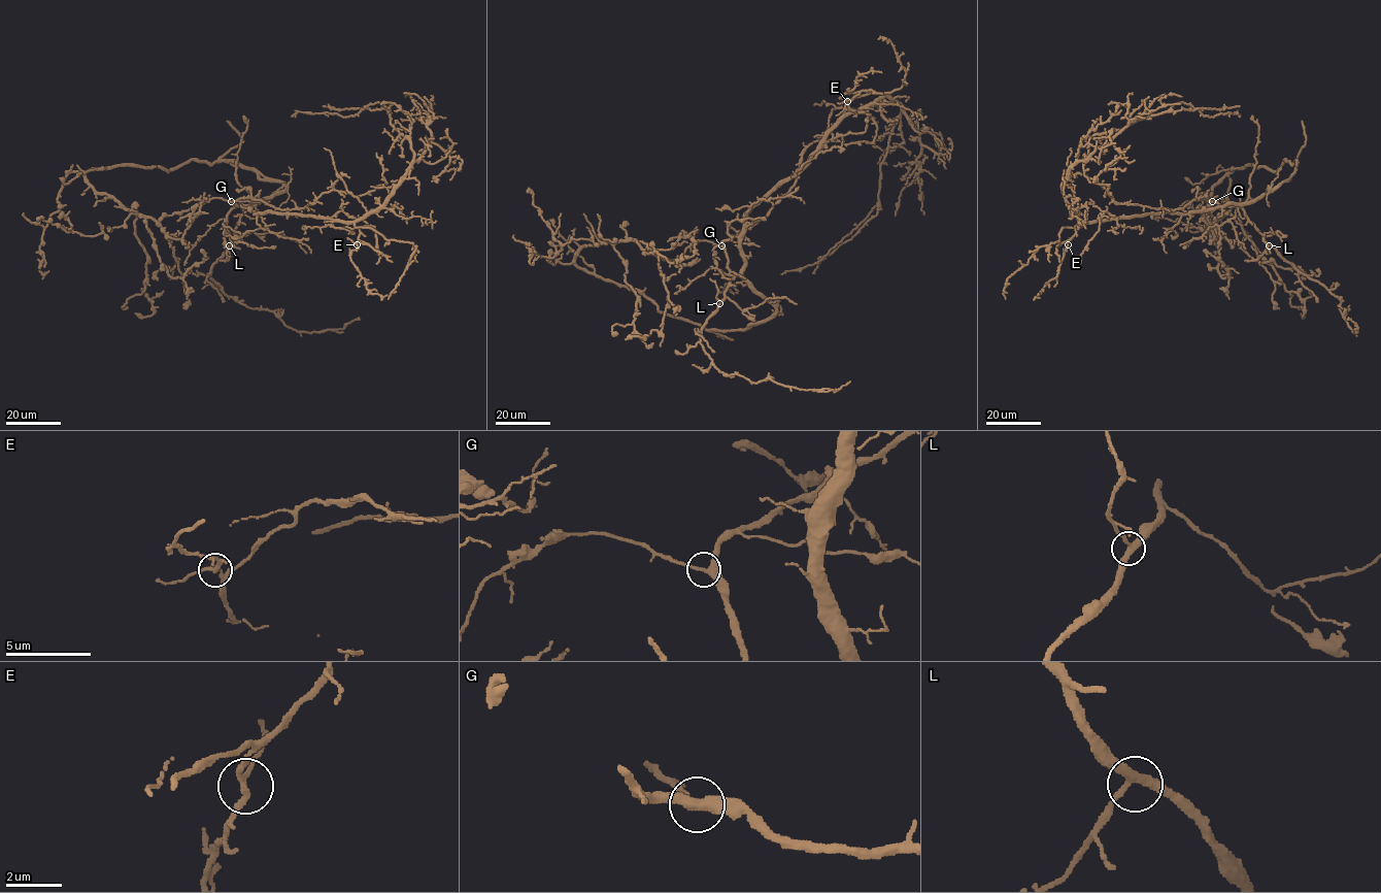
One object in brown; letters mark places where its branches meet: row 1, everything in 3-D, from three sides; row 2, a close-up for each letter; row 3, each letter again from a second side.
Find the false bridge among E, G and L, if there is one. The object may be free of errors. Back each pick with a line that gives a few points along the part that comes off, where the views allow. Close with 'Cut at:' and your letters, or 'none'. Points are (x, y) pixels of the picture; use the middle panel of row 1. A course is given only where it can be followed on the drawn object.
Cut at: none

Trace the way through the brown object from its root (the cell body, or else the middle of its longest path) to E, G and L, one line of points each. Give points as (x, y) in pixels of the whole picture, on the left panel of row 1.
E: (254, 203), (250, 209), (255, 213), (292, 212), (352, 222), (360, 232), (357, 244)
G: (254, 203), (237, 205), (231, 201)
L: (254, 203), (245, 207), (235, 231), (235, 240), (229, 245)

